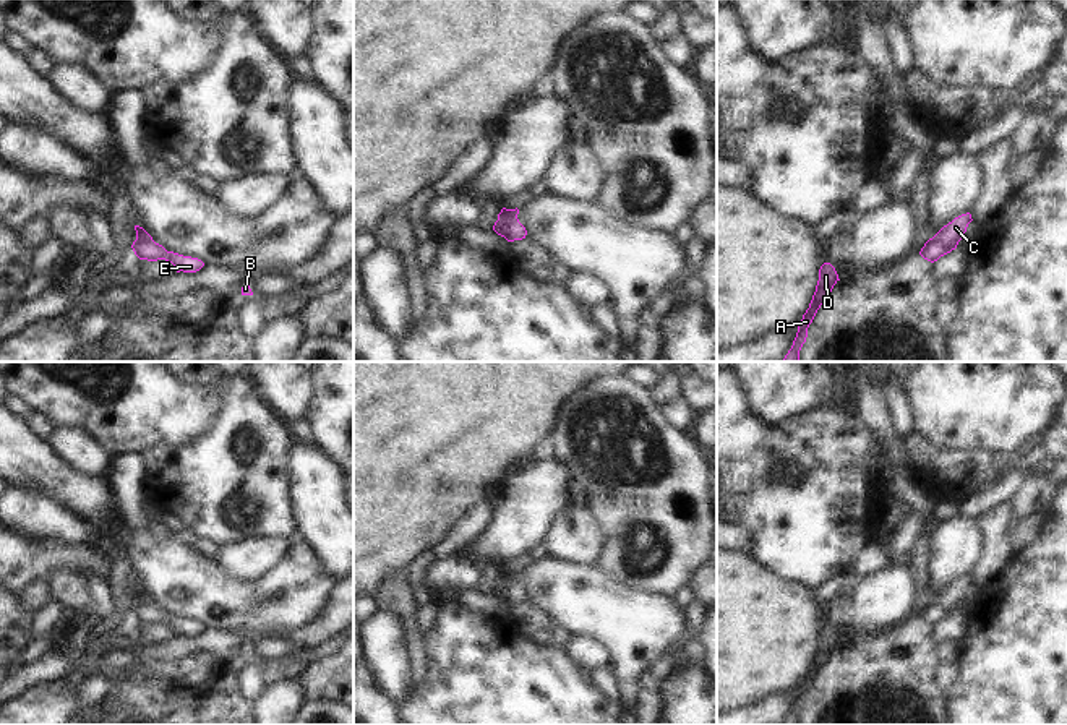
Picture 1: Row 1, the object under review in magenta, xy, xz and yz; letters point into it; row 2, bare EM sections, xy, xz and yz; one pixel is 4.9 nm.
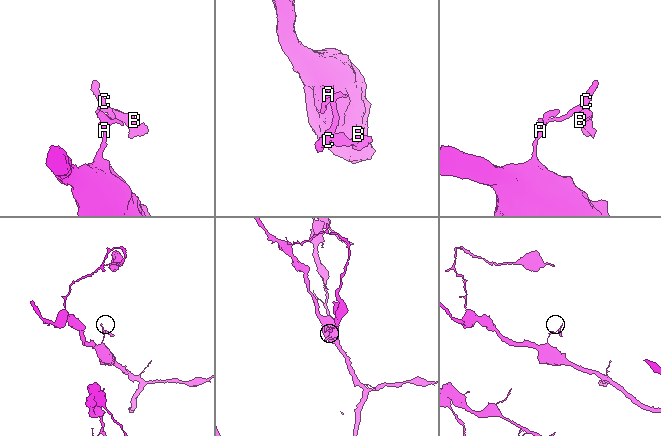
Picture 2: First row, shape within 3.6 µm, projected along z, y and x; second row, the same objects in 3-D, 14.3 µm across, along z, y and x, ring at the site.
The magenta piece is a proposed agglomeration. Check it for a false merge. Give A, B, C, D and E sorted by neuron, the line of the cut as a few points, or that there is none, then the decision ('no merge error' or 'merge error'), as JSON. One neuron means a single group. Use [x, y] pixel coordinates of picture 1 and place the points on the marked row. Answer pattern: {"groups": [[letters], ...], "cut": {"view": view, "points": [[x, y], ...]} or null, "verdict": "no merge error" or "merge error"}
{"groups": [["A", "D"], ["B", "C", "E"]], "cut": {"view": "xz", "points": [[516, 216], [506, 223], [501, 235]]}, "verdict": "merge error"}

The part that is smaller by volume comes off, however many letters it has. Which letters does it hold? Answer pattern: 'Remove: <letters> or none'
Remove: B, C, E

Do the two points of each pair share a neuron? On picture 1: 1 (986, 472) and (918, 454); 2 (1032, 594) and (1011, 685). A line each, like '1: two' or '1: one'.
1: one
2: one

